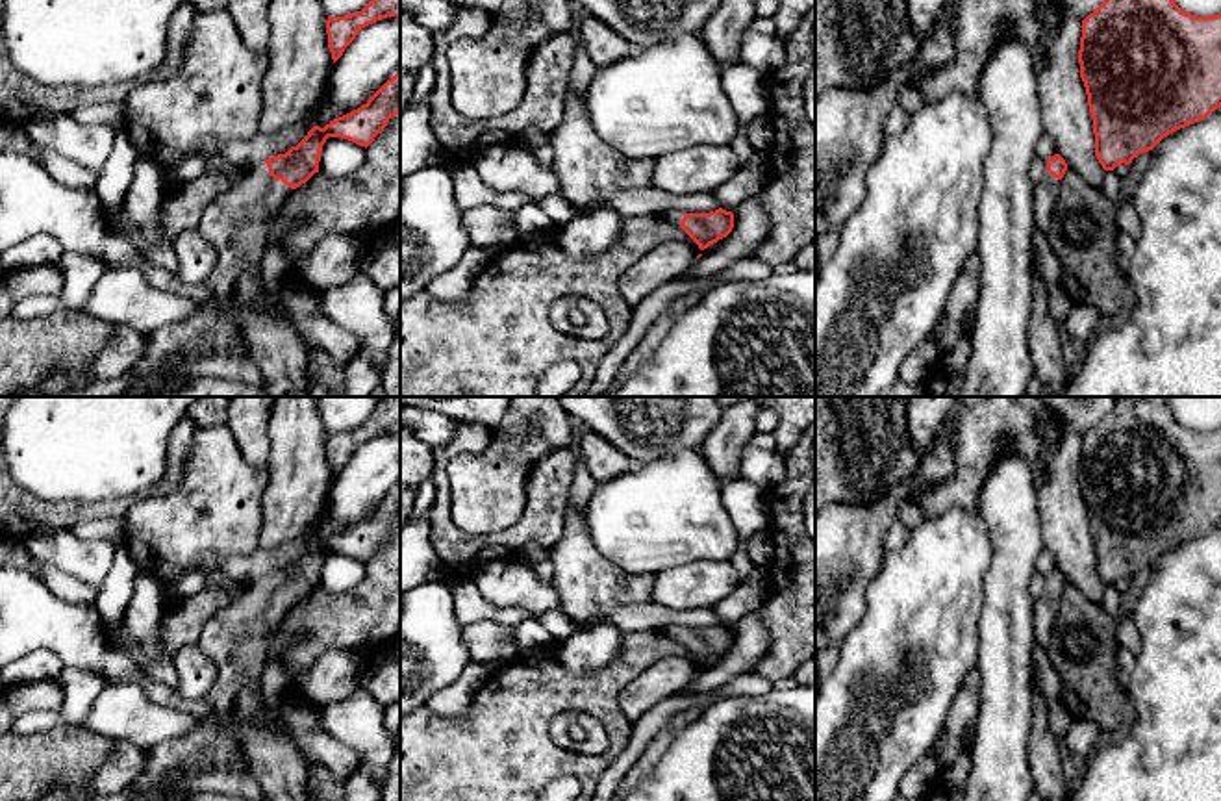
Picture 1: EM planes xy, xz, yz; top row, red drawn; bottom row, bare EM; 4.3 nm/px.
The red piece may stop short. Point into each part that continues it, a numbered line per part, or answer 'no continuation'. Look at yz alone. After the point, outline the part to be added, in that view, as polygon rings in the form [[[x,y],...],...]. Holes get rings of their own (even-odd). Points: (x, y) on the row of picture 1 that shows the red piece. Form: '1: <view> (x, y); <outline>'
1: yz (1045, 193); [[[1049,172],[1043,176],[1039,184],[1034,185],[1036,228],[1045,237],[1049,237],[1049,228],[1060,195],[1060,187],[1062,187],[1062,180],[1054,178]]]

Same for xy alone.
1: xy (241, 217); [[[265,161],[245,171],[228,193],[211,198],[200,211],[198,232],[215,250],[215,265],[202,286],[215,297],[213,302],[195,304],[195,312],[183,321],[165,324],[146,336],[143,358],[126,375],[132,378],[132,389],[148,397],[180,388],[191,380],[185,367],[208,354],[239,356],[245,354],[243,337],[235,326],[233,315],[219,306],[219,300],[233,291],[239,274],[261,261],[269,228],[293,189],[269,174]]]

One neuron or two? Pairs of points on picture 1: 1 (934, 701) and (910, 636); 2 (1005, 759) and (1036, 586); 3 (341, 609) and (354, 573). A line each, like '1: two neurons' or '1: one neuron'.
1: one neuron
2: two neurons
3: two neurons

